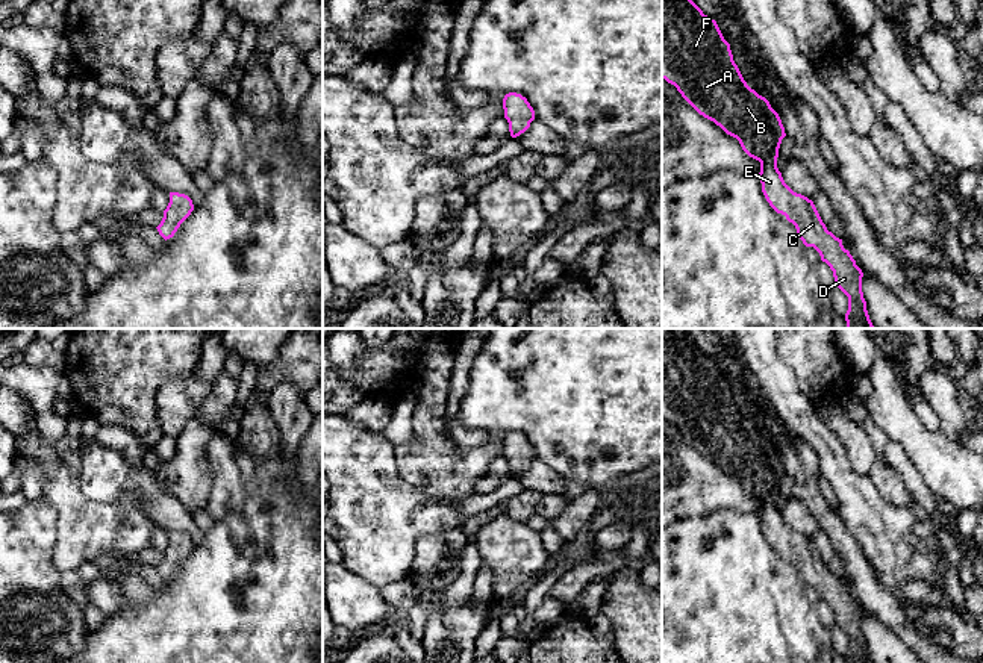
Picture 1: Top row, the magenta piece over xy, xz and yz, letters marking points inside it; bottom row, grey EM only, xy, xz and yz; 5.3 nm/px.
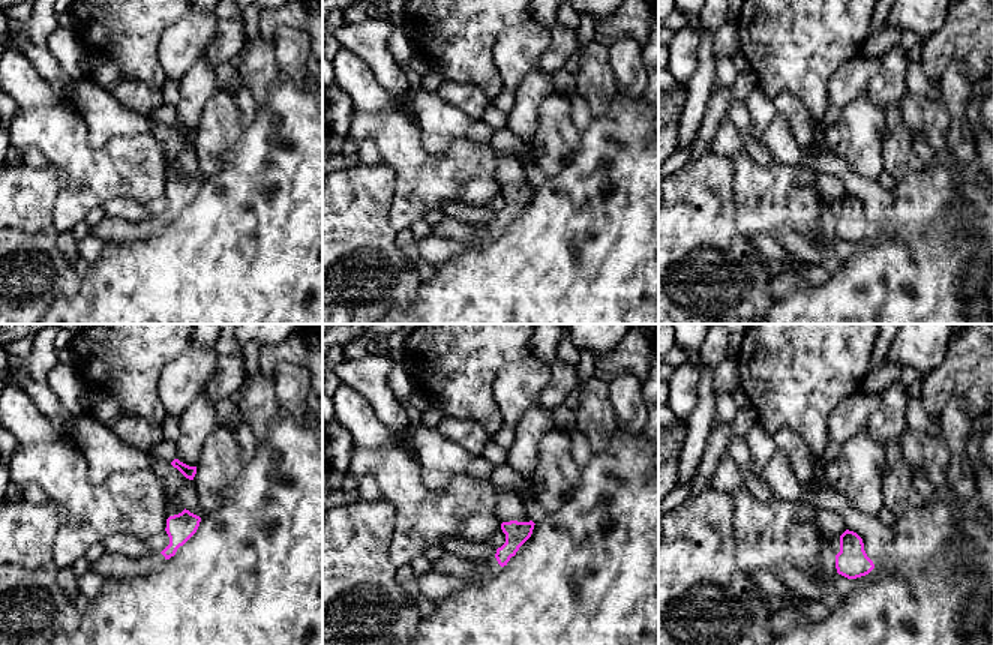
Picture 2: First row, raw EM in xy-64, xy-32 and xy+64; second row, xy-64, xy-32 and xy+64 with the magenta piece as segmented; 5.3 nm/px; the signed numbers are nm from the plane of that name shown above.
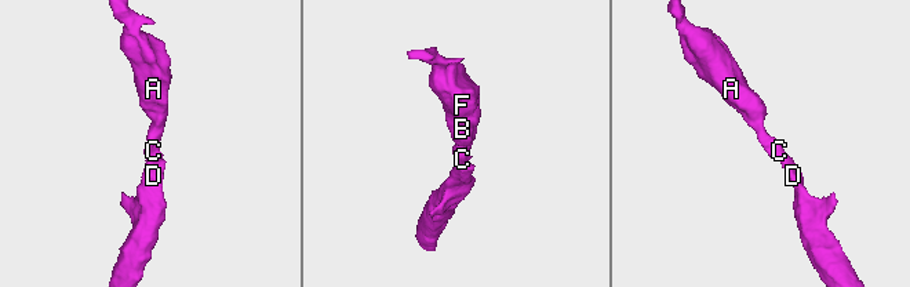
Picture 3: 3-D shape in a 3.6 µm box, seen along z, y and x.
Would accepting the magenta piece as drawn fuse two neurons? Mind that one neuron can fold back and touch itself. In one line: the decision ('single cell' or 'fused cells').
single cell

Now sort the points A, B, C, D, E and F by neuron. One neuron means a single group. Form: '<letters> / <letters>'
A B C D E F

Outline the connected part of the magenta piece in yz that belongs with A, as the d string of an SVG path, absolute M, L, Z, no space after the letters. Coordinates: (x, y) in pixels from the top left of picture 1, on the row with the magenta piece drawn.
M662 0L662 79L674 85L700 115L736 138L750 157L760 162L757 177L766 201L795 226L806 247L813 247L819 253L821 260L833 271L835 286L848 297L845 328L875 328L862 292L862 269L856 265L850 251L844 248L842 239L827 230L813 201L794 192L777 168L779 148L786 136L779 114L765 97L747 85L733 61L730 44L724 39L716 21L704 15L692 0Z

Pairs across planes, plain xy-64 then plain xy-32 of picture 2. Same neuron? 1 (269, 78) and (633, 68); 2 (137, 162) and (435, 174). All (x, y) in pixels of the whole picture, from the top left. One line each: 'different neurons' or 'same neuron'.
1: different neurons
2: same neuron

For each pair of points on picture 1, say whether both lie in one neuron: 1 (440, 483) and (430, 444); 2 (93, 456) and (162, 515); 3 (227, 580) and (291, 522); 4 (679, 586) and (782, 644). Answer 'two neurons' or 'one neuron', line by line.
1: one neuron
2: one neuron
3: one neuron
4: one neuron

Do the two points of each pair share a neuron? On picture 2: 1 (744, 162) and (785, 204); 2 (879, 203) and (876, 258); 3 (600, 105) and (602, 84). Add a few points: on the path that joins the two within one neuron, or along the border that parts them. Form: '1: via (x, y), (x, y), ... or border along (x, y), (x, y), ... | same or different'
1: via (753, 173), (774, 194) | same
2: border along (891, 192), (891, 204), (885, 219), (873, 225) | different
3: via (600, 101), (600, 89) | same

